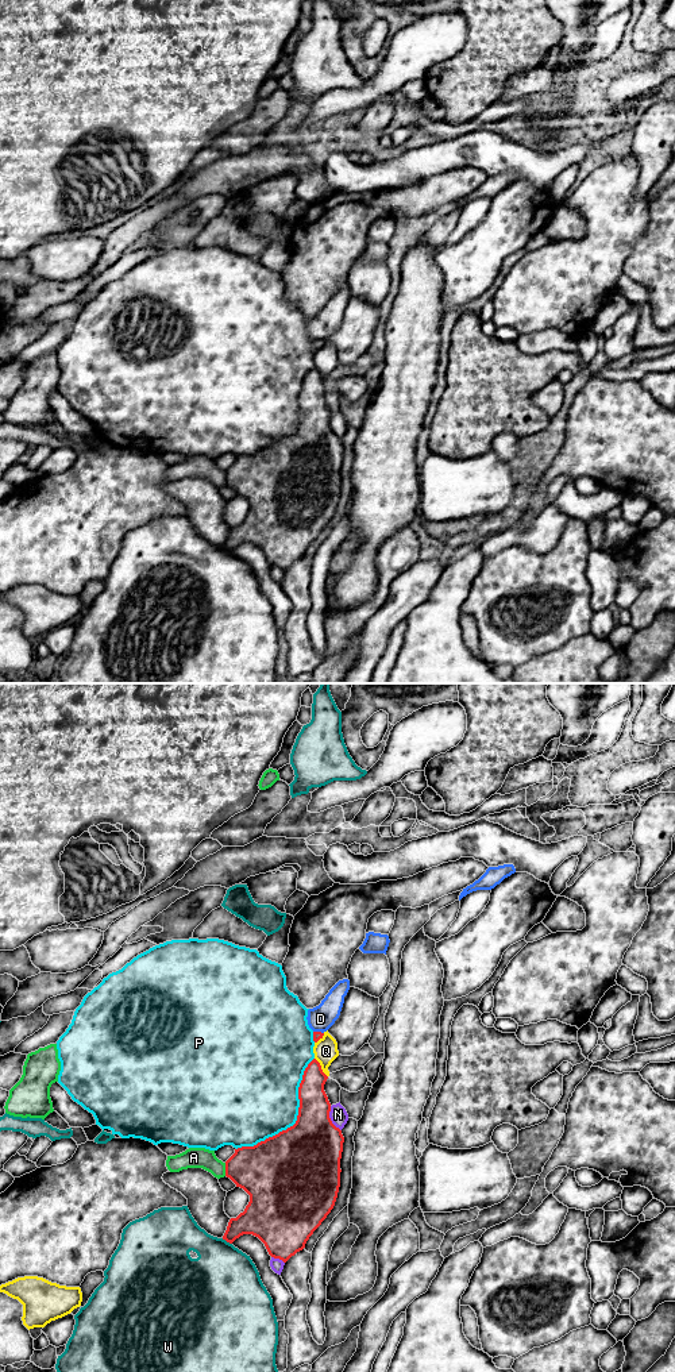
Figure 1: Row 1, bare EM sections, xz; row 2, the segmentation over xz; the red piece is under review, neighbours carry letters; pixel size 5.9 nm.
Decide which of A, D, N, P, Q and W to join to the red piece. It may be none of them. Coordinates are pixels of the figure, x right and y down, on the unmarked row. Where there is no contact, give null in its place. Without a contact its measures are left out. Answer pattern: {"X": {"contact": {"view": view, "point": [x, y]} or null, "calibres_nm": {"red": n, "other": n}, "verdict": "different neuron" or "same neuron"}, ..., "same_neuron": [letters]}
{"A": {"contact": {"view": "xz", "point": [226, 478]}, "calibres_nm": {"red": 360, "other": 130}, "verdict": "different neuron"}, "D": {"contact": {"view": "xz", "point": [319, 340]}, "calibres_nm": {"red": 50, "other": 160}, "verdict": "different neuron"}, "N": {"contact": {"view": "xz", "point": [330, 427]}, "calibres_nm": {"red": 380, "other": 110}, "verdict": "different neuron"}, "P": {"contact": {"view": "xz", "point": [297, 428]}, "calibres_nm": {"red": 440, "other": 440}, "verdict": "different neuron"}, "Q": {"contact": {"view": "xz", "point": [320, 376]}, "calibres_nm": {"red": 180, "other": 140}, "verdict": "different neuron"}, "W": {"contact": {"view": "xz", "point": [227, 550]}, "calibres_nm": {"red": 220, "other": 440}, "verdict": "different neuron"}, "same_neuron": []}

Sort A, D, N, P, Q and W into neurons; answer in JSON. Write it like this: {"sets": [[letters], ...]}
{"sets": [["A"], ["D", "Q"], ["N"], ["P"], ["W"]]}

